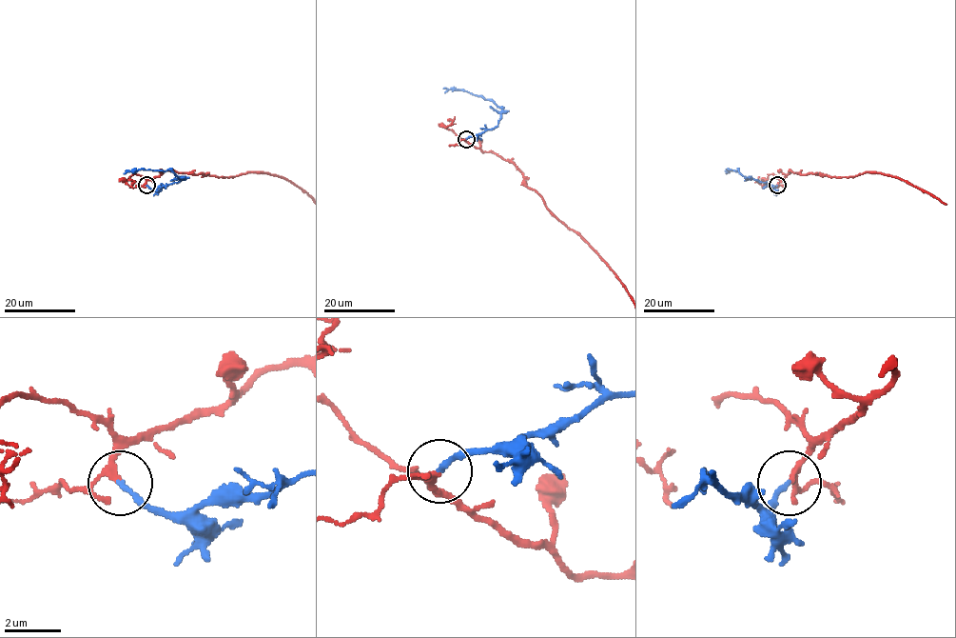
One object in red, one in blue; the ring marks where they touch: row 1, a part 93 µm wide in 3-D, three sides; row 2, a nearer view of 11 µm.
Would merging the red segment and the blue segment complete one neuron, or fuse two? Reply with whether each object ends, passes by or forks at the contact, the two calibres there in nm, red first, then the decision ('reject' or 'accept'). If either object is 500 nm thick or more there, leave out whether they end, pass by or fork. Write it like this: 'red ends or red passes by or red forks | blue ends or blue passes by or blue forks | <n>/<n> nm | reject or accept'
red passes by | blue ends | 170/190 nm | accept

